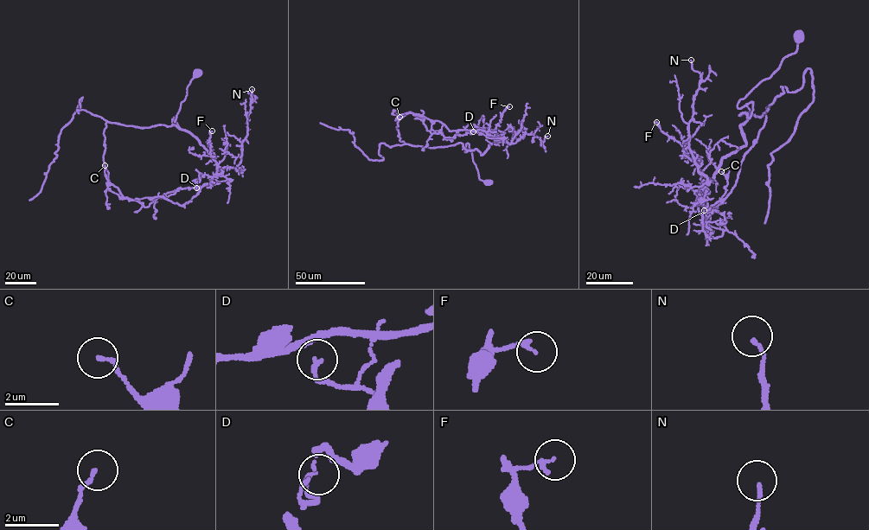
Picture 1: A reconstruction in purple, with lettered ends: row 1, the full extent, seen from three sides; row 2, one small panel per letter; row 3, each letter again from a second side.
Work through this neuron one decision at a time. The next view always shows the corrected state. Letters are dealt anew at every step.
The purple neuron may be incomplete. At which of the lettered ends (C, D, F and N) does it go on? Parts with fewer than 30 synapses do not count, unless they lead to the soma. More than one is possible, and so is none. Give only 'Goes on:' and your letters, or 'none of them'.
Goes on: none of them

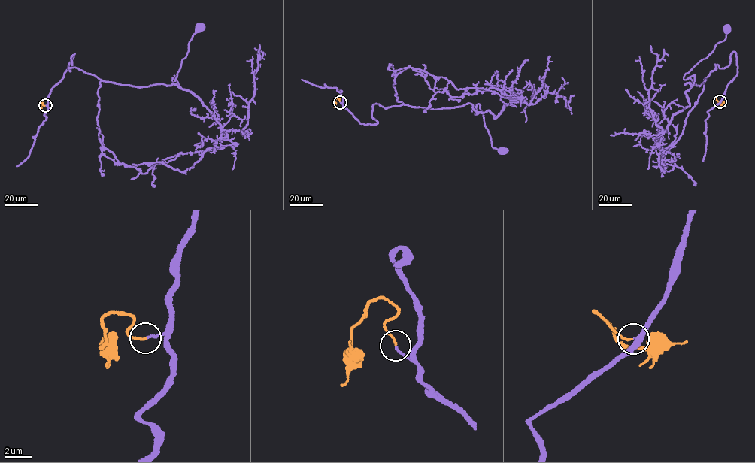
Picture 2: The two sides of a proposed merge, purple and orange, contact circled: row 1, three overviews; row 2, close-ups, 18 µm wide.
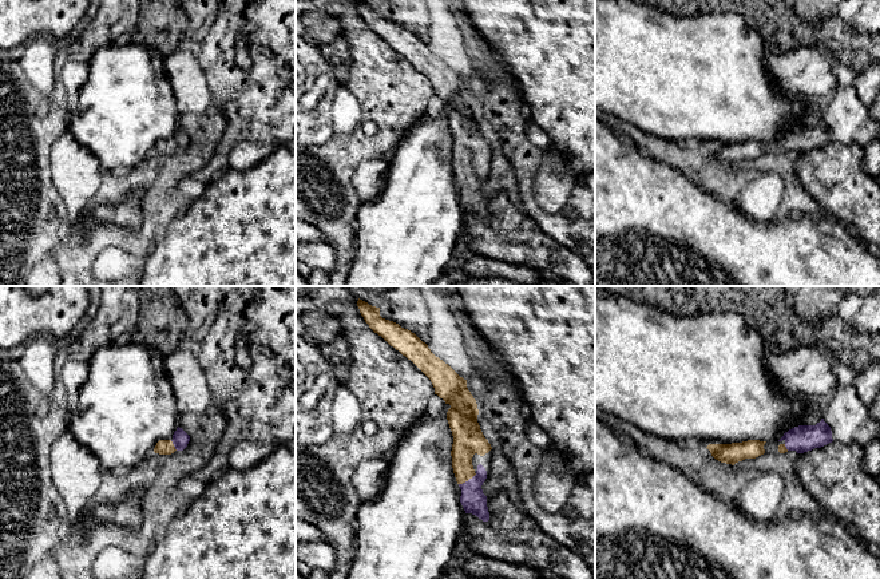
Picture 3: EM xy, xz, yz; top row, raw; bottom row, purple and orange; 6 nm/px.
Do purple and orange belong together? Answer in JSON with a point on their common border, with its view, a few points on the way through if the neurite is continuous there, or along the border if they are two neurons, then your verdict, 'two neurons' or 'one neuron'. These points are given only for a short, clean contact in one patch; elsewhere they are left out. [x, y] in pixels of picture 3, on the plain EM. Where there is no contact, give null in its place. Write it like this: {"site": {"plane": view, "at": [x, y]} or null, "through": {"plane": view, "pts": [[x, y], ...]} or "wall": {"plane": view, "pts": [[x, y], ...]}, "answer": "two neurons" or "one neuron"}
{"site": {"plane": "xz", "at": [468, 181]}, "through": {"plane": "xz", "pts": [[472, 199], [468, 181], [468, 139]]}, "answer": "one neuron"}

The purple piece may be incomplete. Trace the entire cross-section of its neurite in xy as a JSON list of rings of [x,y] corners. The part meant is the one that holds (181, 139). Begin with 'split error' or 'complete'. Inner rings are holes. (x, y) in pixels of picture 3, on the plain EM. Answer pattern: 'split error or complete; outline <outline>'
split error; outline [[[177,128],[171,140],[159,140],[154,148],[155,154],[171,155],[175,151],[183,151],[190,142],[190,136],[182,130]]]

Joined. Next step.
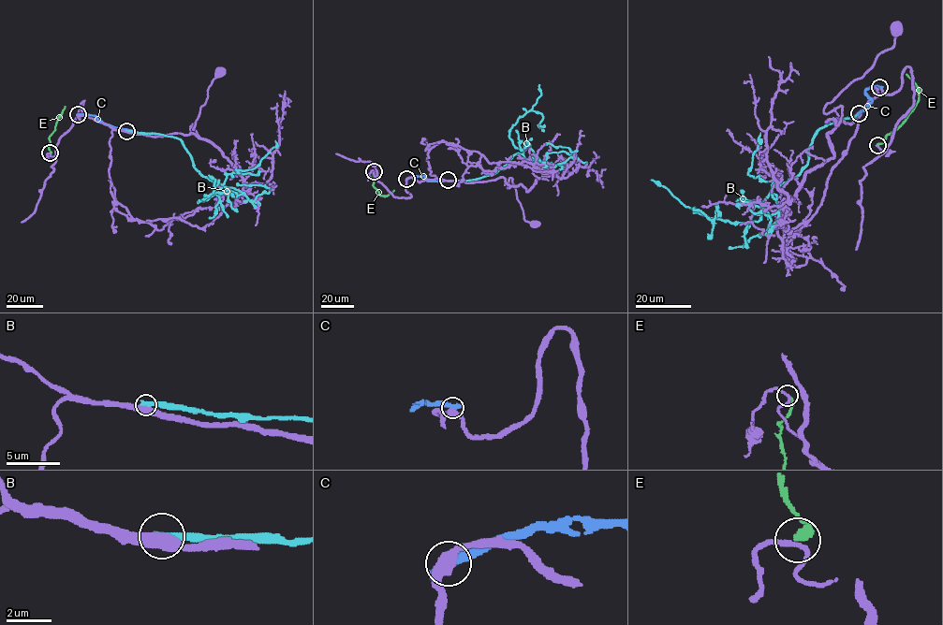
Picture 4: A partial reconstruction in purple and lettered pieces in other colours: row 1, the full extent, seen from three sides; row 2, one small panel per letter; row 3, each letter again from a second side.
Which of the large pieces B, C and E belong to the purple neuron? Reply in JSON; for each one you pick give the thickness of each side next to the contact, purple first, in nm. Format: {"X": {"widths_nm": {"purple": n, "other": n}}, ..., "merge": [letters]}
{"merge": []}

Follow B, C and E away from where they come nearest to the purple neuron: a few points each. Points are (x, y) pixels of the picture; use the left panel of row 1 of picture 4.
B: (126, 131), (180, 138), (200, 174), (243, 192), (250, 200), (268, 193), (273, 186), (237, 183)
C: (78, 115), (94, 115), (103, 123), (134, 131)
E: (50, 153), (50, 136), (65, 106)

